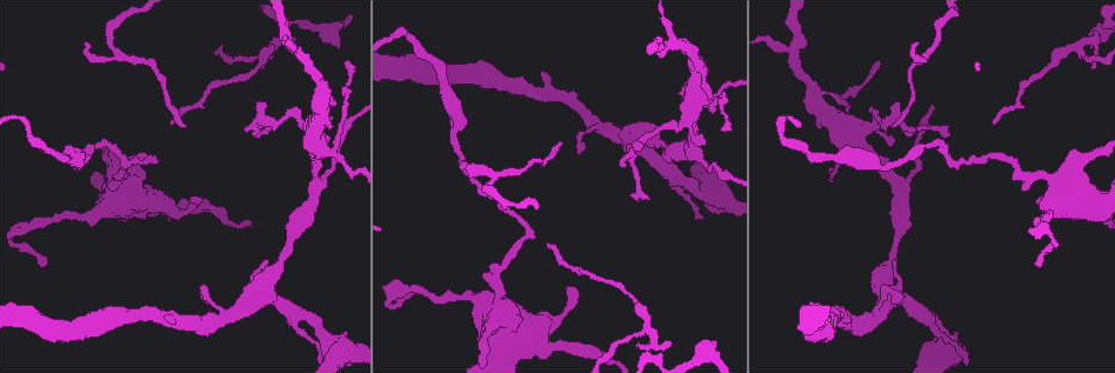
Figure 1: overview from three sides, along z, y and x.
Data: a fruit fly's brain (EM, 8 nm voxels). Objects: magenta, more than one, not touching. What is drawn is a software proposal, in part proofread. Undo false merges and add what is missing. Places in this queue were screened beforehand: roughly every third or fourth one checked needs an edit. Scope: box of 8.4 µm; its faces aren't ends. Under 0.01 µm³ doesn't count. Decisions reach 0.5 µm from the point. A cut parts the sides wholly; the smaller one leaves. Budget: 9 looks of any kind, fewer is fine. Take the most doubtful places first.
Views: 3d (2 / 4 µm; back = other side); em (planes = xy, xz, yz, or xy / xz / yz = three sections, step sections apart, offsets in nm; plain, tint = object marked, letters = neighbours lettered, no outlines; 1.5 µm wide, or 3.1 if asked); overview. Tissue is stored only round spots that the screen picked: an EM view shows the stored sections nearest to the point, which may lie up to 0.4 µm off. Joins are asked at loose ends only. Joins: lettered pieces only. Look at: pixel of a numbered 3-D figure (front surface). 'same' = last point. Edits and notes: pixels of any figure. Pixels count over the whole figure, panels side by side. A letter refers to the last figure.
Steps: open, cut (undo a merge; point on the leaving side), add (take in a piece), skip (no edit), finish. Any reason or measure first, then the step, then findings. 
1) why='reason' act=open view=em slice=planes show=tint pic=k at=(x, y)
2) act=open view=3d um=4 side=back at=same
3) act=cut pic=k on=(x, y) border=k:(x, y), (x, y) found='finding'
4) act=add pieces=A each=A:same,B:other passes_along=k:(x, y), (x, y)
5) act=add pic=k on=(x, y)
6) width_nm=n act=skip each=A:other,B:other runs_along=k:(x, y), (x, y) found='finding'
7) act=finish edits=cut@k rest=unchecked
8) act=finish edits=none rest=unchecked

why='two arms in line, one across' act=open view=3d um=4 pic=1 at=(795, 54)

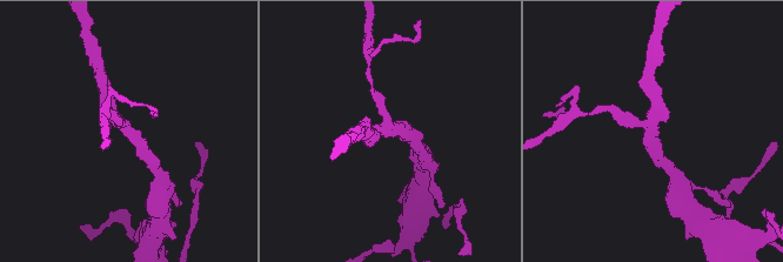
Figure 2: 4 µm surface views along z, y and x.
arms=3 why='shape alone is not enough' act=open view=em slice=xz step=4 show=tint pic=2 at=(390, 130)

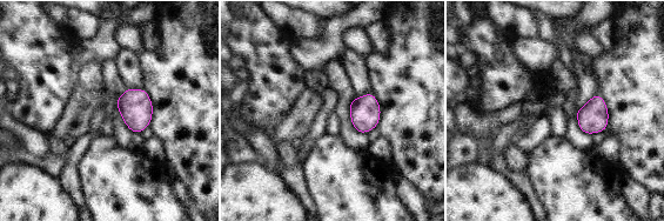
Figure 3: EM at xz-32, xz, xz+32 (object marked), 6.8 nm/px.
act=open view=em slice=planes show=letters at=same

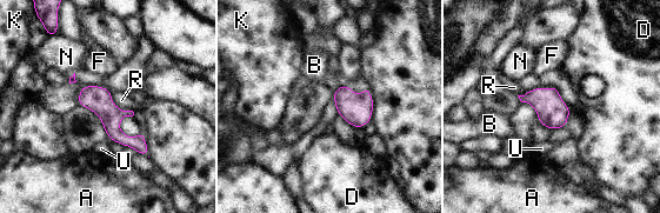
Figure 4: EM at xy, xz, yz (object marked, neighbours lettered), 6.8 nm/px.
width_nm=180 act=skip each=A:other,B:other,D:other,F:other,K:other,N:other,R:other,U:other runs_along=4:(85, 88), (111, 115), (112, 128), (145, 152) found='continuous, no second neuron'

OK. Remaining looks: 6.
act=open view=3d um=4 pic=1 at=(701, 192)

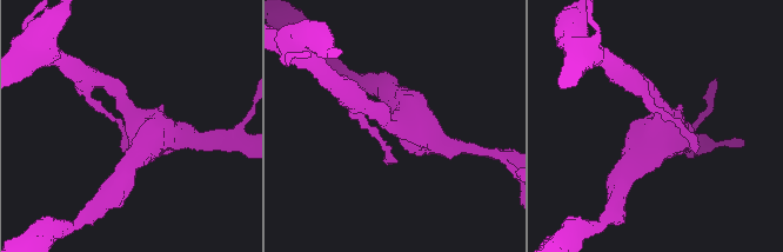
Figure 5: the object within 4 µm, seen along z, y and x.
why='need the tissue' act=open view=em slice=xy step=8 show=tint pic=5 at=(131, 115)

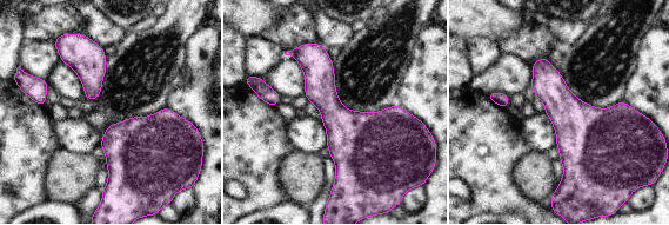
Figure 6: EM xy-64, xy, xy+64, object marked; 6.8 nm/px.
act=open view=em slice=planes show=letters at=same

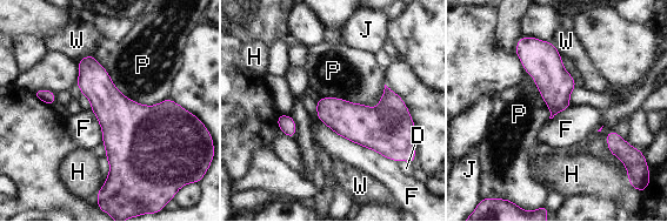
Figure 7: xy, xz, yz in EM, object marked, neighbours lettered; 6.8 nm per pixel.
width_nm=180 act=skip each=D:other,F:other,H:other,J:other,P:other,W:other border=7:(319, 120), (337, 134), (397, 163) found='all the same neuron'

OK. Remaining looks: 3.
why='abrupt turn' act=open view=3d um=4 pic=1 at=(22, 118)

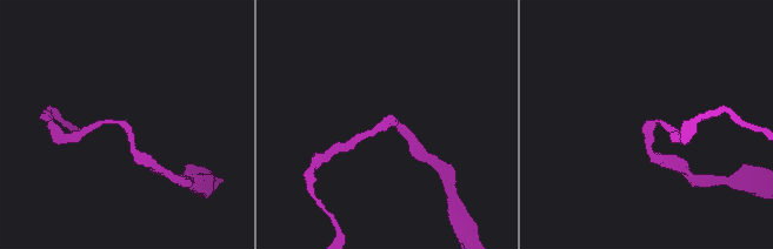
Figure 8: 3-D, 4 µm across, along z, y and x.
why='now the EM' act=open view=em slice=yz step=4 show=tint pic=8 at=(386, 124)

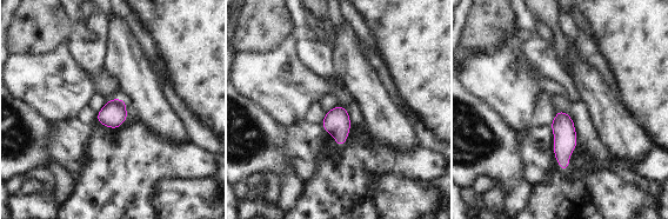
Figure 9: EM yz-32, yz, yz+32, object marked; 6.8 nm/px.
why='cut it another way' act=open view=em slice=planes show=letters at=same

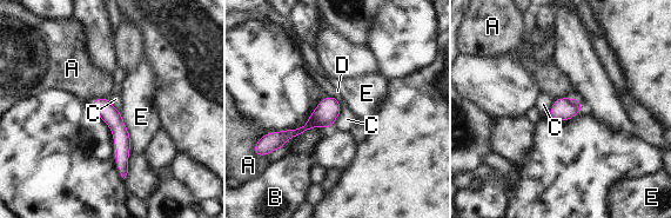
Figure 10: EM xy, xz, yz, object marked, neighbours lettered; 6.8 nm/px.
act=skip each=A:other,B:other,C:other,D:other,E:other border=10:(326, 96), (340, 104), (331, 126) found='all the same neuron'

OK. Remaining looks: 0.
act=finish edits=none rest=unchecked

